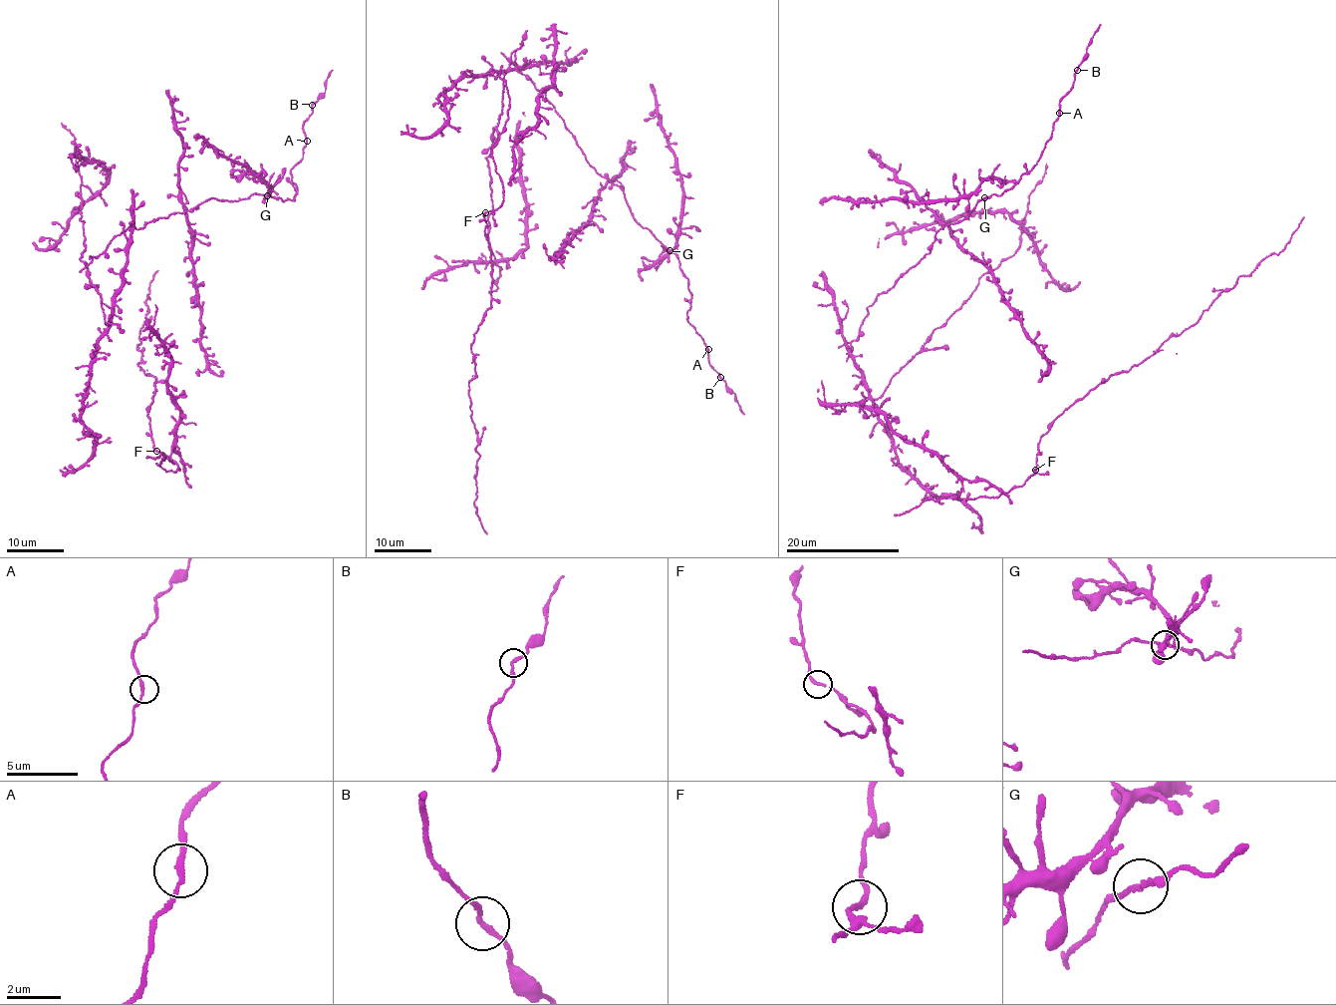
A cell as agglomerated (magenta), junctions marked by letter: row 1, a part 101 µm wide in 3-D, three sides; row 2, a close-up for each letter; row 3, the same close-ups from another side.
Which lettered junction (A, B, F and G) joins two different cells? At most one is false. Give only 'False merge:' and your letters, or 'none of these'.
False merge: none of these

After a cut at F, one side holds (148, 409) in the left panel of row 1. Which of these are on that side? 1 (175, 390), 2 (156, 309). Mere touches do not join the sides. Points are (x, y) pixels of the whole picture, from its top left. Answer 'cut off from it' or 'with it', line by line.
1: cut off from it
2: cut off from it

